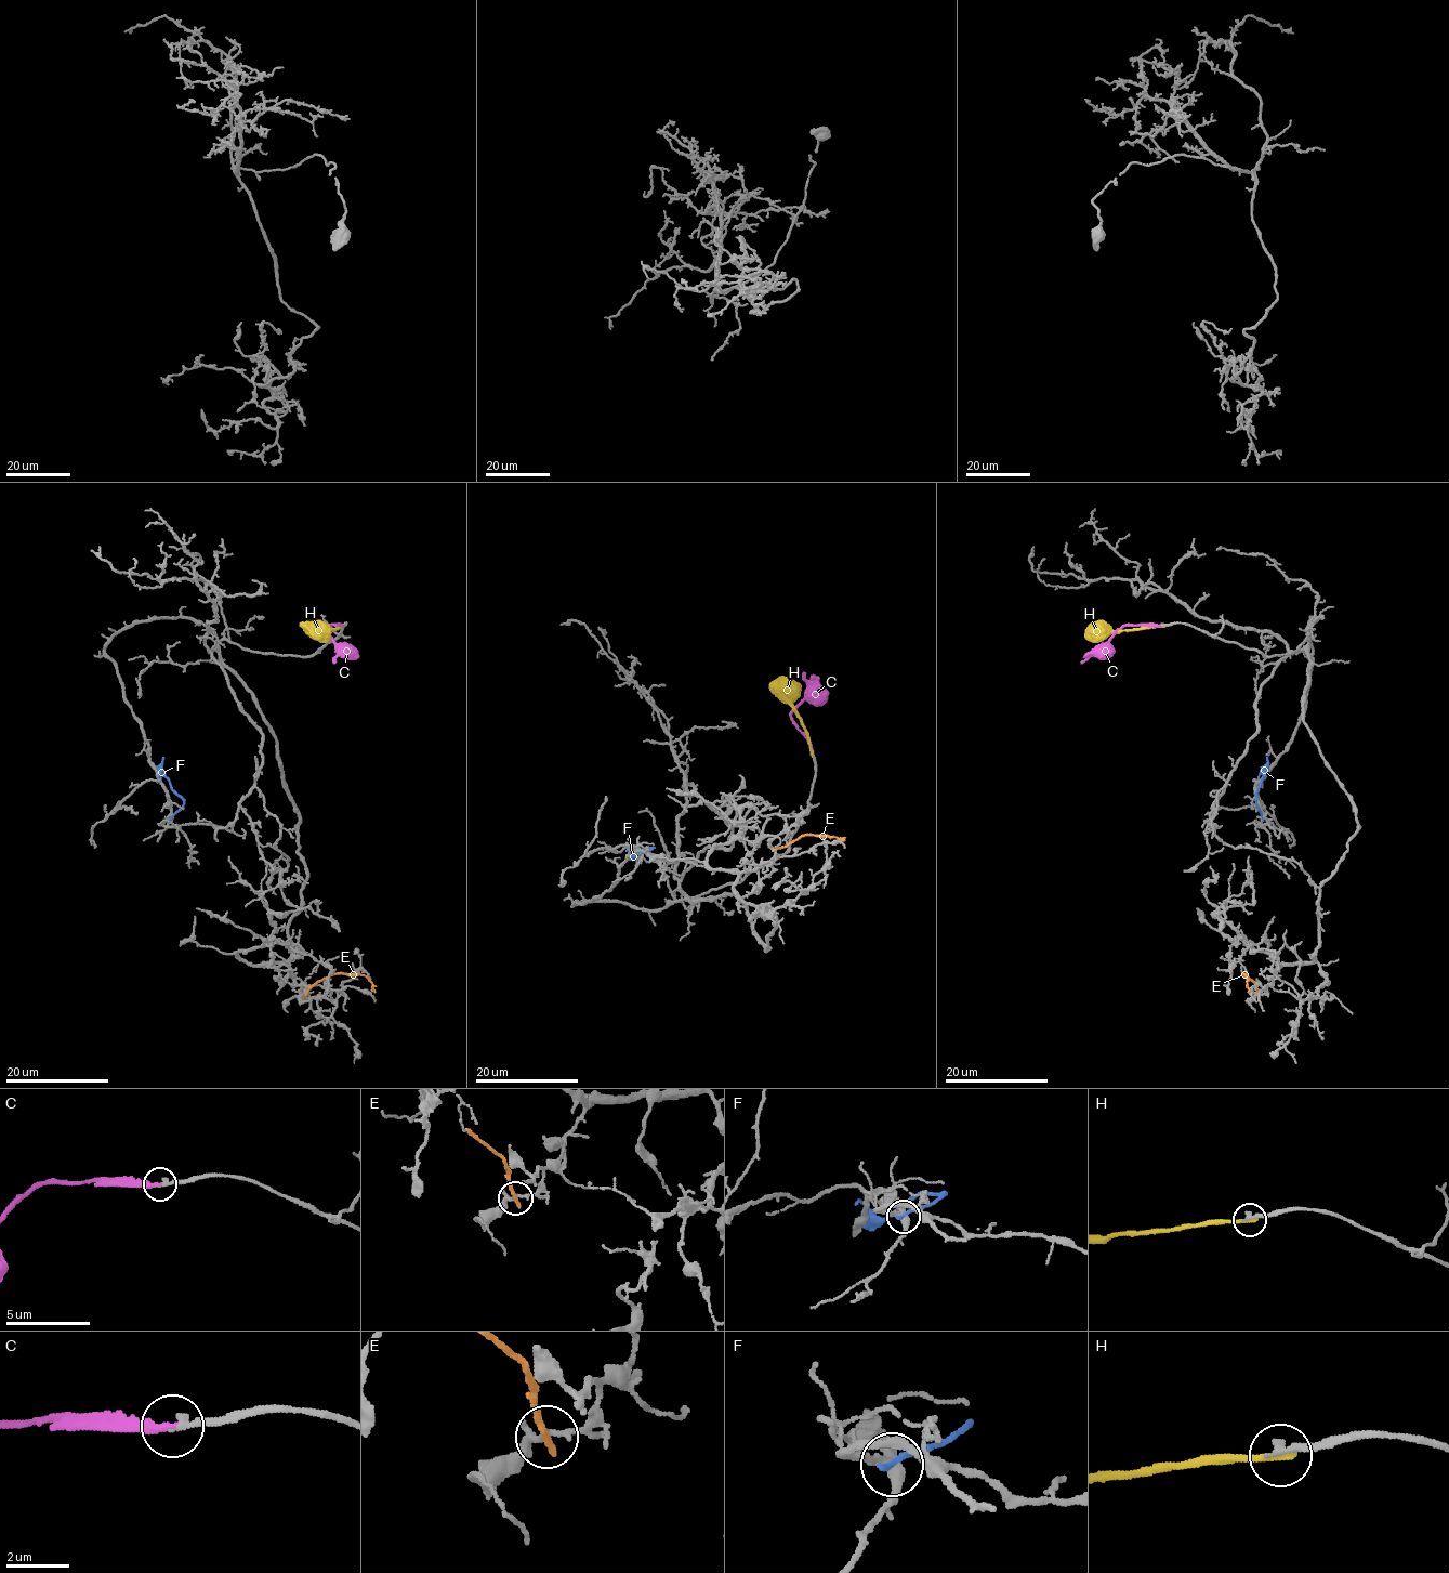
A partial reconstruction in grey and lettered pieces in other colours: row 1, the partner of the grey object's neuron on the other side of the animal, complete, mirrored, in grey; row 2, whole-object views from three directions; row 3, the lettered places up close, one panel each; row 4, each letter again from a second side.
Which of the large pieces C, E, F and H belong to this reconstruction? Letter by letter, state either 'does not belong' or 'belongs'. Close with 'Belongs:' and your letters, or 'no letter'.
C: belongs
E: does not belong
F: does not belong
H: does not belong
Belongs: C

